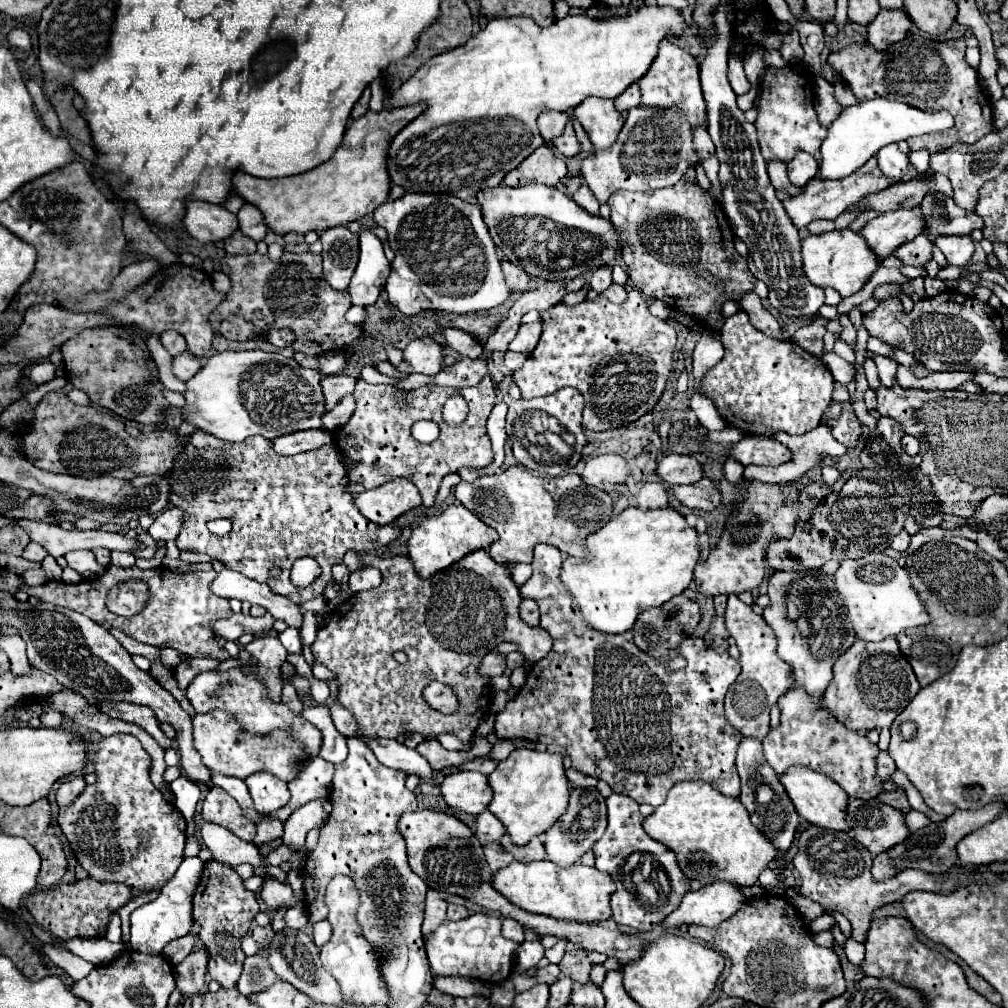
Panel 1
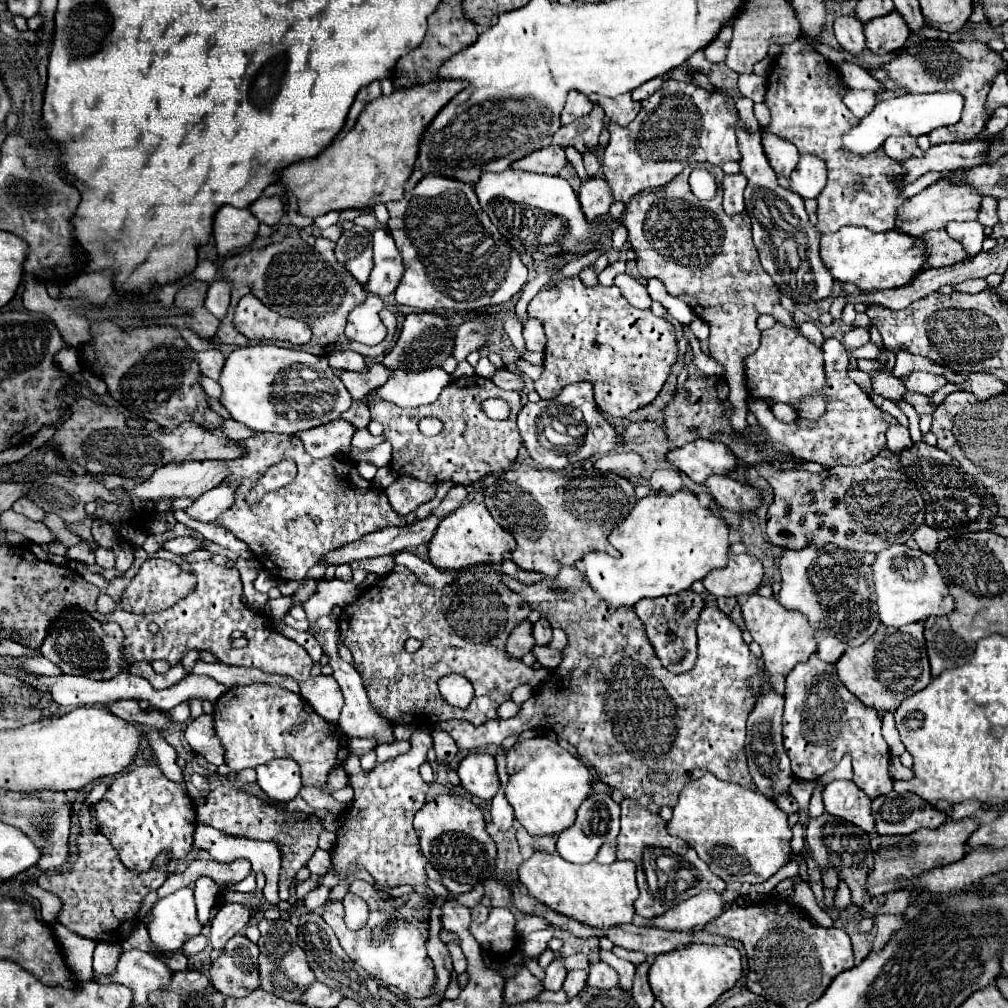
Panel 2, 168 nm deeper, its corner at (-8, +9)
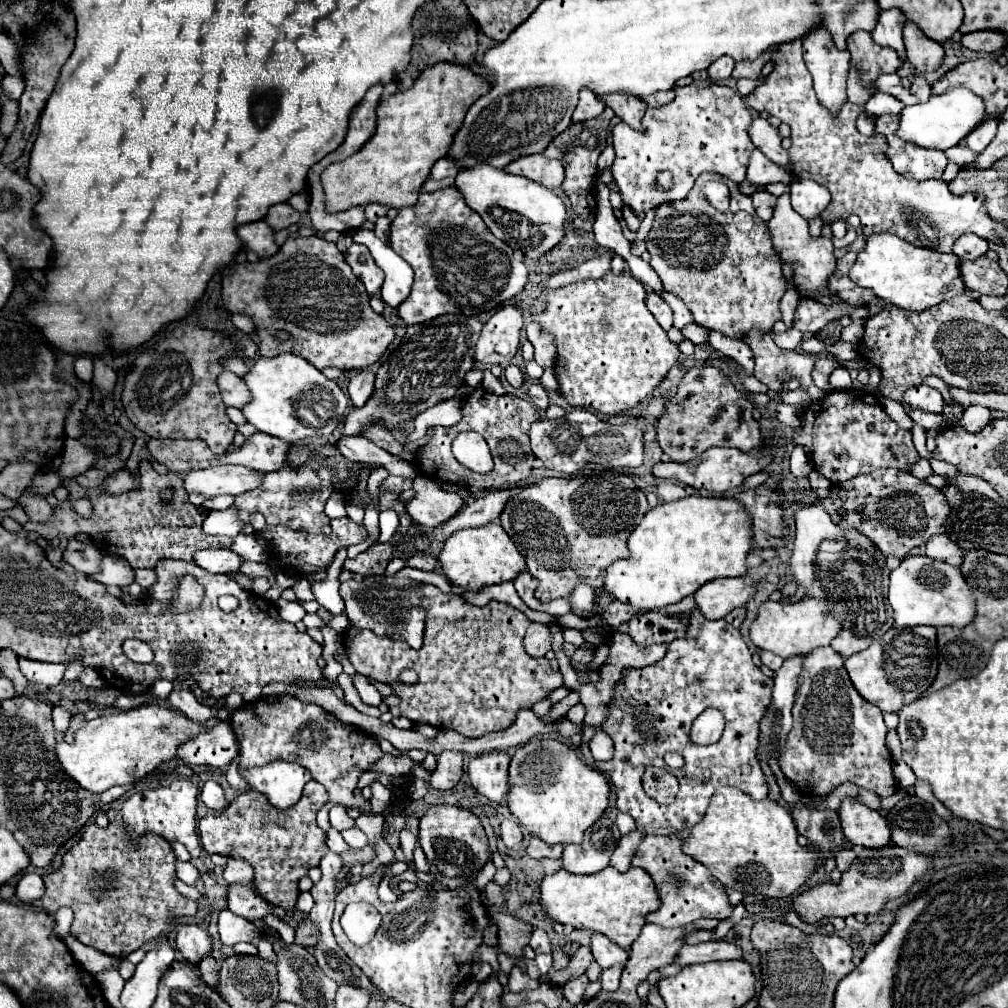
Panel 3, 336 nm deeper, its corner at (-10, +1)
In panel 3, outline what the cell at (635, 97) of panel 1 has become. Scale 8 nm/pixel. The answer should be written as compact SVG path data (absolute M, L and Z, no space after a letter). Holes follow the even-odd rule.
M674 89L670 91L658 91L654 95L648 95L644 101L650 105L650 107L662 107L666 103L670 103L674 99Z

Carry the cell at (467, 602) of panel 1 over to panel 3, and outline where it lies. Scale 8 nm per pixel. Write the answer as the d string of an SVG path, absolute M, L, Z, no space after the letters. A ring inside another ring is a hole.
M422 585L420 591L424 593L422 607L428 611L424 645L420 651L414 651L406 643L394 641L392 637L378 637L368 629L358 631L350 627L344 633L344 649L352 667L374 681L388 683L394 689L394 695L400 697L400 705L390 707L394 717L408 717L412 723L428 723L436 729L452 729L462 737L478 739L488 733L508 729L516 721L520 709L532 709L564 683L560 671L556 671L556 679L544 673L548 671L548 661L542 663L540 659L526 655L522 639L530 621L520 609L510 607L508 603L490 601L486 607L474 607L474 611L456 611L456 593L442 593L434 585ZM406 667L416 669L420 675L416 685L404 685L398 681L400 671Z

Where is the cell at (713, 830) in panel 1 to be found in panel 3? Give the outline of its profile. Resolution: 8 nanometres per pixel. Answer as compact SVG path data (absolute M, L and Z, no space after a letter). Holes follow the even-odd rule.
M738 787L716 789L704 819L692 827L684 853L708 867L724 887L774 899L796 893L812 877L818 861L814 849L798 843L798 831L788 809L770 799L756 801Z

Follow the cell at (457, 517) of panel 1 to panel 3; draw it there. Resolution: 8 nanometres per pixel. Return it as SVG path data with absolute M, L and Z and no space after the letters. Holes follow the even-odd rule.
M488 523L476 529L462 529L450 535L444 543L438 561L444 569L444 575L458 587L468 591L480 591L486 585L498 585L504 581L514 581L518 573L526 571L526 561L508 539L508 533L498 523Z

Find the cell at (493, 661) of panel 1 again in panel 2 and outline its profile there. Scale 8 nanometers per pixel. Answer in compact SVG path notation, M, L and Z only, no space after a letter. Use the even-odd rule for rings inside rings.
M528 621L520 623L508 637L506 643L506 651L508 655L512 655L514 659L522 659L526 653L532 651L534 645L534 637L532 637L532 625Z

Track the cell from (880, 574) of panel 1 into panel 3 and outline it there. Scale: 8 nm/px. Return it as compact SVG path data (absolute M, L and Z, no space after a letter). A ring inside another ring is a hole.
M924 555L902 559L900 567L890 573L890 605L894 609L894 627L966 627L974 621L976 599L958 567L934 561Z

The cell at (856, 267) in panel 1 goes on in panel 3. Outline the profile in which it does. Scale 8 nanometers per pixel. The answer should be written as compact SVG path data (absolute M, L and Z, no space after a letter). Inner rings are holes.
M890 233L868 237L866 249L858 255L854 267L850 269L850 279L872 289L876 297L908 311L926 311L966 291L960 275L960 259L954 253L944 255L932 249L920 249Z

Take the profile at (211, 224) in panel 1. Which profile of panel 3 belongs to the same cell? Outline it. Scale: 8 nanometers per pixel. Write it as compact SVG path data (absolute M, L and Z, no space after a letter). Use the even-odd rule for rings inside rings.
M256 221L250 225L242 225L236 229L238 237L246 245L246 249L258 253L260 257L270 257L278 253L278 245L274 243L274 229L266 221Z

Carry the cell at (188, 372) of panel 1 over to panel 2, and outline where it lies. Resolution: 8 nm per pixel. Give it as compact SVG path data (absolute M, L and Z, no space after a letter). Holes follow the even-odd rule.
M218 349L200 351L200 353L196 353L196 363L198 363L202 375L218 379L218 373L220 373L220 369L224 365L224 355Z

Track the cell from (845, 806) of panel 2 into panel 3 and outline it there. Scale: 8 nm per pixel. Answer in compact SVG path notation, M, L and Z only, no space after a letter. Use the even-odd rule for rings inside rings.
M844 799L838 815L844 835L852 845L878 849L890 843L890 827L878 811L872 811L854 799Z

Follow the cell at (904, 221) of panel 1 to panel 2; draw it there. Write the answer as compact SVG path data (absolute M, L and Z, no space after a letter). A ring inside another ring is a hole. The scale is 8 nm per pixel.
M946 179L936 181L922 193L906 199L906 203L900 207L896 213L896 229L910 235L910 237L920 237L926 231L932 229L944 229L948 221L970 221L976 219L976 213L980 209L980 199L982 195L966 185L960 183L950 183Z

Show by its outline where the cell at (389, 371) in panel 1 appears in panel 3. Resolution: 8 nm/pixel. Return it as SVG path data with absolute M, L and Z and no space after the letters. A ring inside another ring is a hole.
M364 369L350 377L348 393L350 393L354 407L362 407L368 401L368 397L372 395L372 391L374 391L374 373L372 371Z

